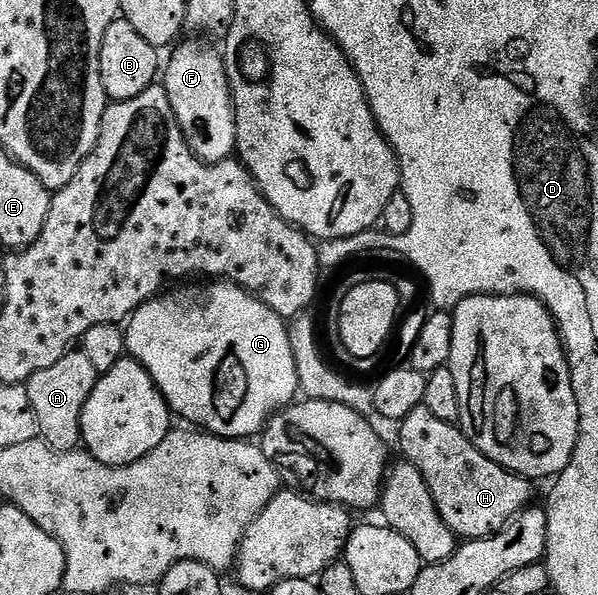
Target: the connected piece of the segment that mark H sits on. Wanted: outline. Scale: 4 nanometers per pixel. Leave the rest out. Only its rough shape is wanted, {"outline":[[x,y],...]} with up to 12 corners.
{"outline":[[424,407],[401,449],[461,539],[500,533],[534,482]]}

